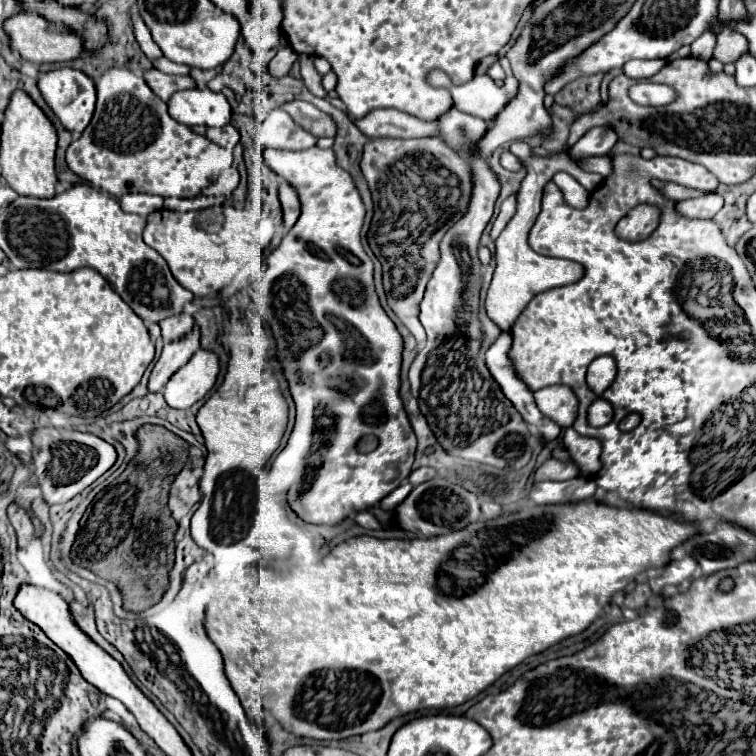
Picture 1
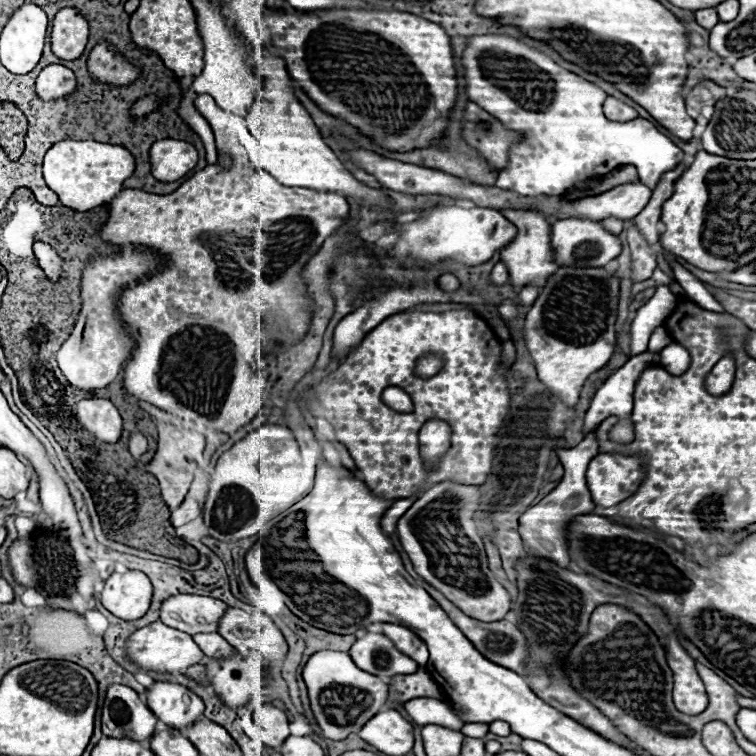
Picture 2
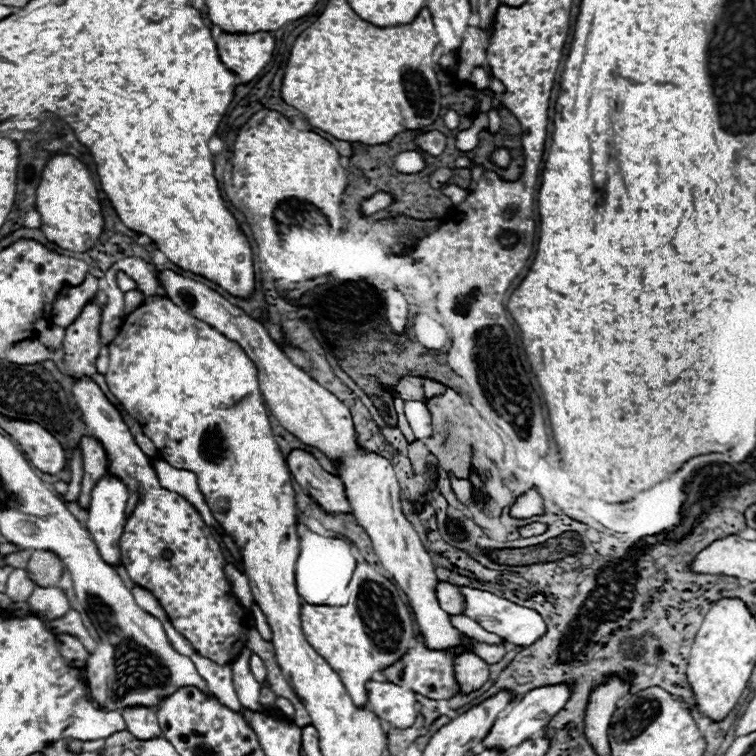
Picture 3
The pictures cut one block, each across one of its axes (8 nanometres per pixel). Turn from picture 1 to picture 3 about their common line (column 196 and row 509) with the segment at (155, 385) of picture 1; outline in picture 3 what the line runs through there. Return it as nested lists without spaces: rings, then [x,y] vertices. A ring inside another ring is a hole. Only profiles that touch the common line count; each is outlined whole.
[[[292,450],[288,456],[288,468],[294,476],[294,480],[324,508],[330,512],[352,512],[350,504],[344,494],[344,484],[328,474],[318,460],[304,452],[304,450]]]

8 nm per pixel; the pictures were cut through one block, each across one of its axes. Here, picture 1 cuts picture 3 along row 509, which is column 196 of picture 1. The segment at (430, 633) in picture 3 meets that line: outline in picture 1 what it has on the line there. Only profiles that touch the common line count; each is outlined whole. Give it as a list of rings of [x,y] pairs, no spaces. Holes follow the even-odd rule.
[[[200,348],[186,366],[182,366],[164,386],[164,400],[172,408],[190,408],[202,400],[216,384],[220,374],[220,358],[212,350]]]

